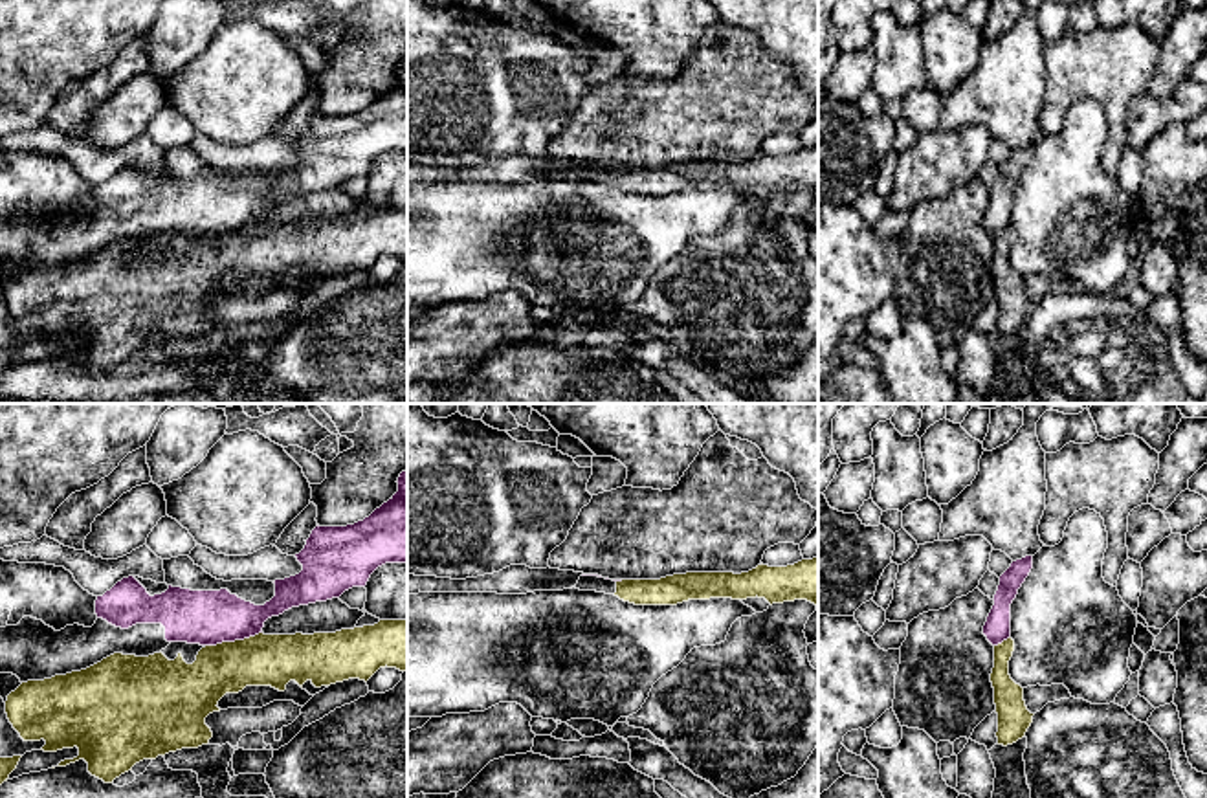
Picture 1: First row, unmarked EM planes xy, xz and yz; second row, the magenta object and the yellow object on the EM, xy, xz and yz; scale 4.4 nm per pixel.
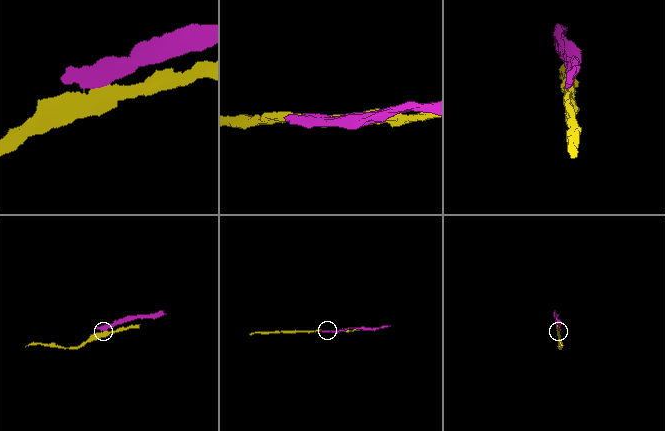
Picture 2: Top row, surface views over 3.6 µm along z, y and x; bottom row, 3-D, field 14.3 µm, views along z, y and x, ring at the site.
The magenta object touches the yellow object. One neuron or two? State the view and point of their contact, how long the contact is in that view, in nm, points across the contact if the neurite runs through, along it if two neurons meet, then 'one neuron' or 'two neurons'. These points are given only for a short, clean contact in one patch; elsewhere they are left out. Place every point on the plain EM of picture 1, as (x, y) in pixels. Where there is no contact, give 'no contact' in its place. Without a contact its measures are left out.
meets magenta in xy at (233, 230); contact 260 nm long; border along xy (261, 221), (206, 235); two neurons

